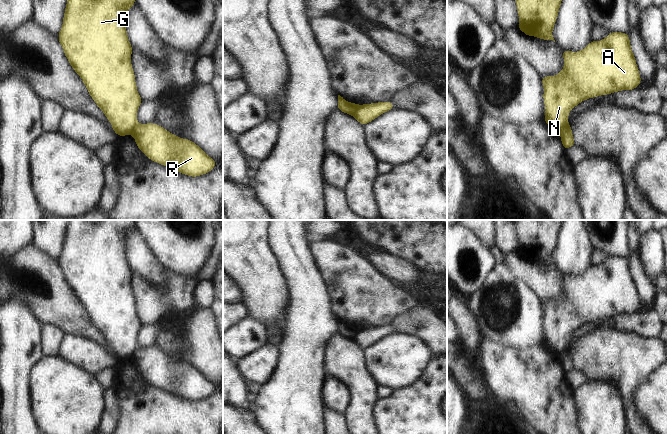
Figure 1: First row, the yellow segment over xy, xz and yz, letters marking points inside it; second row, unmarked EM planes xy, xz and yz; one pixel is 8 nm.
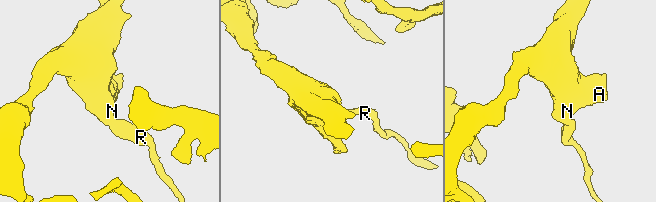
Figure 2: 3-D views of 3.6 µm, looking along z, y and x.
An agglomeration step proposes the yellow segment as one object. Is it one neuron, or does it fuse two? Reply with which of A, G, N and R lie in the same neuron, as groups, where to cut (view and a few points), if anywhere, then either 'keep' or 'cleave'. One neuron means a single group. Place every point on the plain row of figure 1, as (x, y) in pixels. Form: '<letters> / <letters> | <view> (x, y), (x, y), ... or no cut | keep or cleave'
A G N / R | yz (567, 346), (556, 354) | cleave

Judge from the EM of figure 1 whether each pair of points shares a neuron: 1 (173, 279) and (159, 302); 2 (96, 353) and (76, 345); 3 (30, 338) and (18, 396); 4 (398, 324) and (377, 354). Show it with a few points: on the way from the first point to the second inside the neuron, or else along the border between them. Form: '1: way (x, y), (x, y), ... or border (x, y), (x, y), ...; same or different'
1: way (173, 285), (173, 288), (165, 296); same
2: way (91, 353), (84, 353), (81, 350); same
3: way (18, 352), (18, 382); same
4: border (395, 331), (409, 333), (418, 337); different

